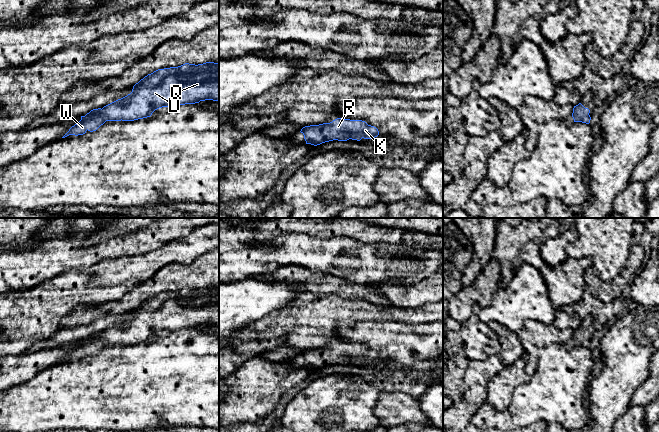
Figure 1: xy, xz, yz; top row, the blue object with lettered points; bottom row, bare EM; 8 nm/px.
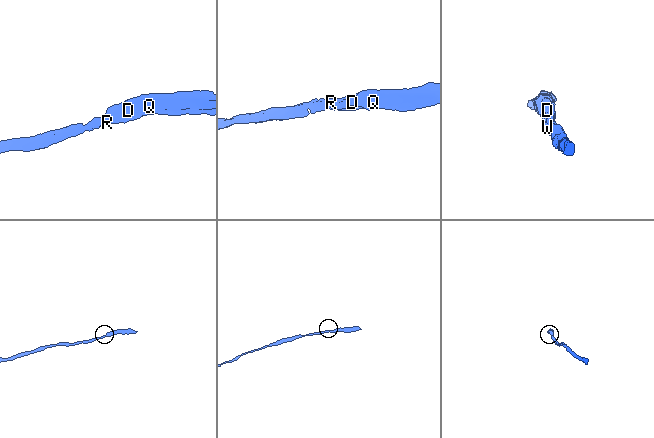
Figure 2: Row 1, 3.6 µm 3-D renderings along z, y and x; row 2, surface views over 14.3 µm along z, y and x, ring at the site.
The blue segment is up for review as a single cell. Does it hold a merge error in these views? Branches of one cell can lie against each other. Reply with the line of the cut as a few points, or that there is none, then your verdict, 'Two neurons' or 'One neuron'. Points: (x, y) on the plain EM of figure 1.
No split. One neuron

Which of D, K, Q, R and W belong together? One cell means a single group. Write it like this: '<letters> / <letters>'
D K Q R W

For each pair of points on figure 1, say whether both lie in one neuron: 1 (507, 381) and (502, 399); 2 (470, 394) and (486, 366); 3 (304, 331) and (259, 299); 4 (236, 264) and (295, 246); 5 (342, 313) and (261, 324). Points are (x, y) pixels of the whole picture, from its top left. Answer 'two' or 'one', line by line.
1: one
2: one
3: two
4: one
5: one

